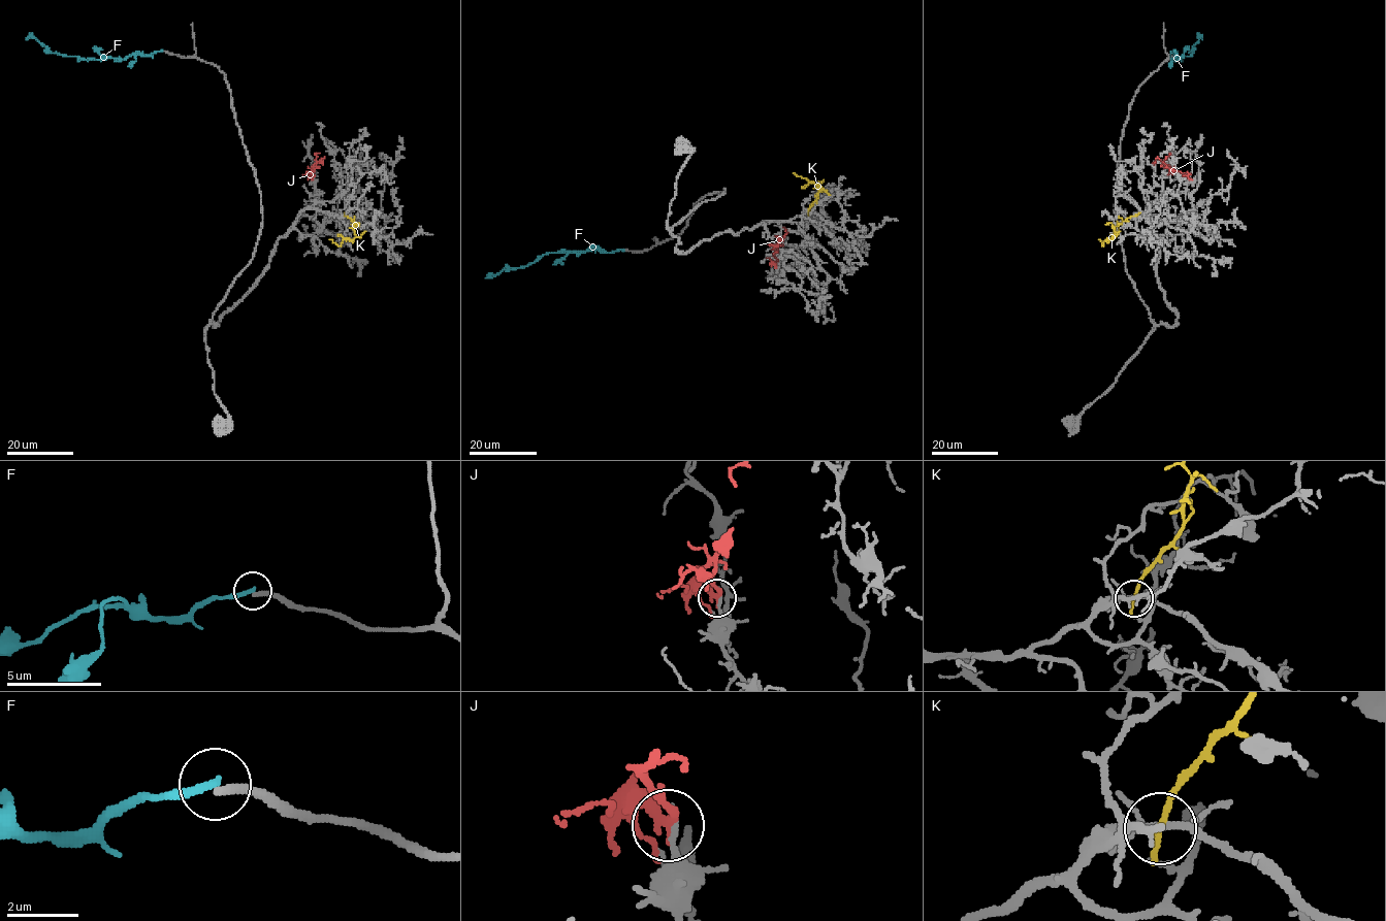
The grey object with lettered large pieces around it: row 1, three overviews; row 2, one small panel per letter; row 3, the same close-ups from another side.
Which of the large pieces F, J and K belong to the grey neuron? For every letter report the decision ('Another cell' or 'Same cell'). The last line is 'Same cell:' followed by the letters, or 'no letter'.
F: Another cell
J: Another cell
K: Another cell
Same cell: no letter

